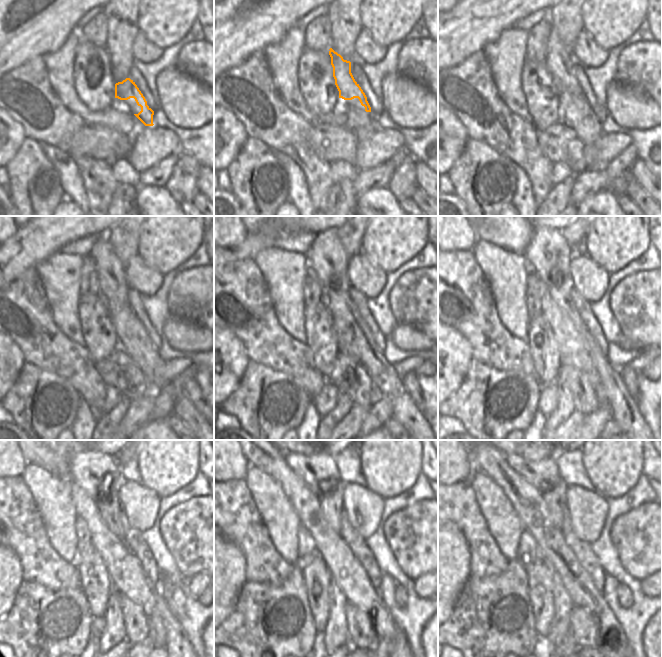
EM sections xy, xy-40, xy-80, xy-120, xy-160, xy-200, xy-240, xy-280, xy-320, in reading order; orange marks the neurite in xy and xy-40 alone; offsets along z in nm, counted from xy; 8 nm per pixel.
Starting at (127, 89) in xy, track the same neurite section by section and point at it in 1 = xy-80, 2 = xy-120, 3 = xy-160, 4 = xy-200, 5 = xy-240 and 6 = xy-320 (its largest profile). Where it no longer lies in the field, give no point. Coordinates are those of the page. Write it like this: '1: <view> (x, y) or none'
1: xy-80 (561, 68)
2: xy-120 (110, 289)
3: xy-160 (328, 237)
4: xy-200 (541, 236)
5: xy-240 (82, 464)
6: xy-320 (531, 471)

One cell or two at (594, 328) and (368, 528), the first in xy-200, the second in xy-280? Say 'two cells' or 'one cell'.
two cells

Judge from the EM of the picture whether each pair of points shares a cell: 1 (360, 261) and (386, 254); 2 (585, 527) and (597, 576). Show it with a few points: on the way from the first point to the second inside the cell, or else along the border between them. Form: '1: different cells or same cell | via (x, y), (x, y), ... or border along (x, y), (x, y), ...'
1: different cells | border along (361, 251), (386, 274)
2: different cells | border along (572, 526), (573, 532), (580, 539), (590, 544)

